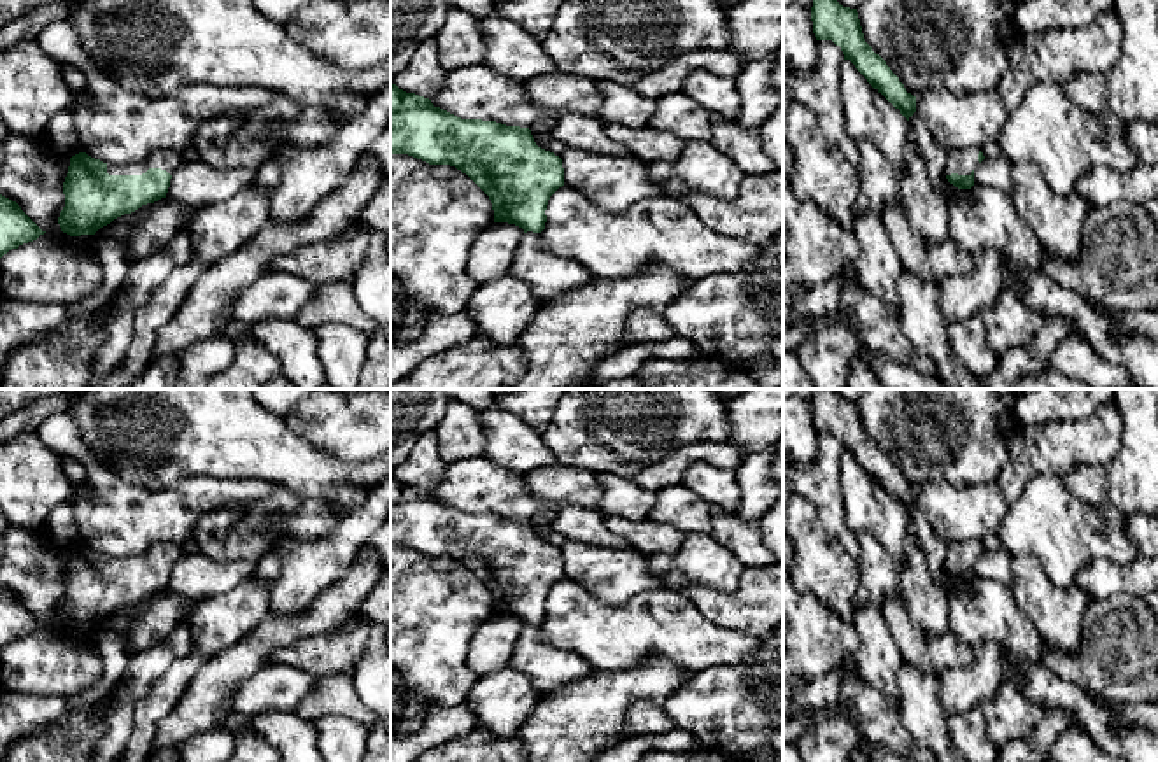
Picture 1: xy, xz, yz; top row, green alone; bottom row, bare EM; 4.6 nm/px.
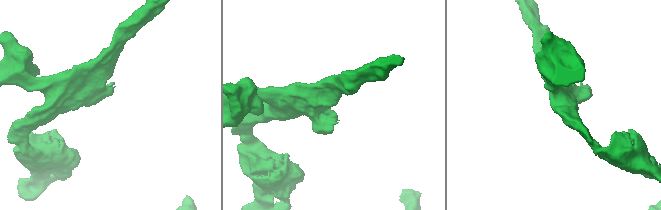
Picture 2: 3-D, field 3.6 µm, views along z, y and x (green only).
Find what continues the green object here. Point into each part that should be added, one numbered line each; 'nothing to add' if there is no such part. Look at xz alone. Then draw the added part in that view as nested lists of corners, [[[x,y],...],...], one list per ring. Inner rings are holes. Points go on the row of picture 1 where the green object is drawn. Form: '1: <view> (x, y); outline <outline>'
nothing to add

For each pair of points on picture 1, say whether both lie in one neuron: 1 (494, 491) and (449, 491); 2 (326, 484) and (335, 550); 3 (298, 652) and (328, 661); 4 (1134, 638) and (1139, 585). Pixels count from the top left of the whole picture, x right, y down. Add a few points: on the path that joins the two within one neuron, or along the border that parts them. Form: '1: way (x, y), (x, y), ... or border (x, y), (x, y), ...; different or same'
1: way (484, 491), (459, 491); same
2: border (372, 486), (356, 507), (340, 514); different
3: way (305, 654), (321, 654); same
4: border (1139, 596), (1113, 594), (1097, 599); different

